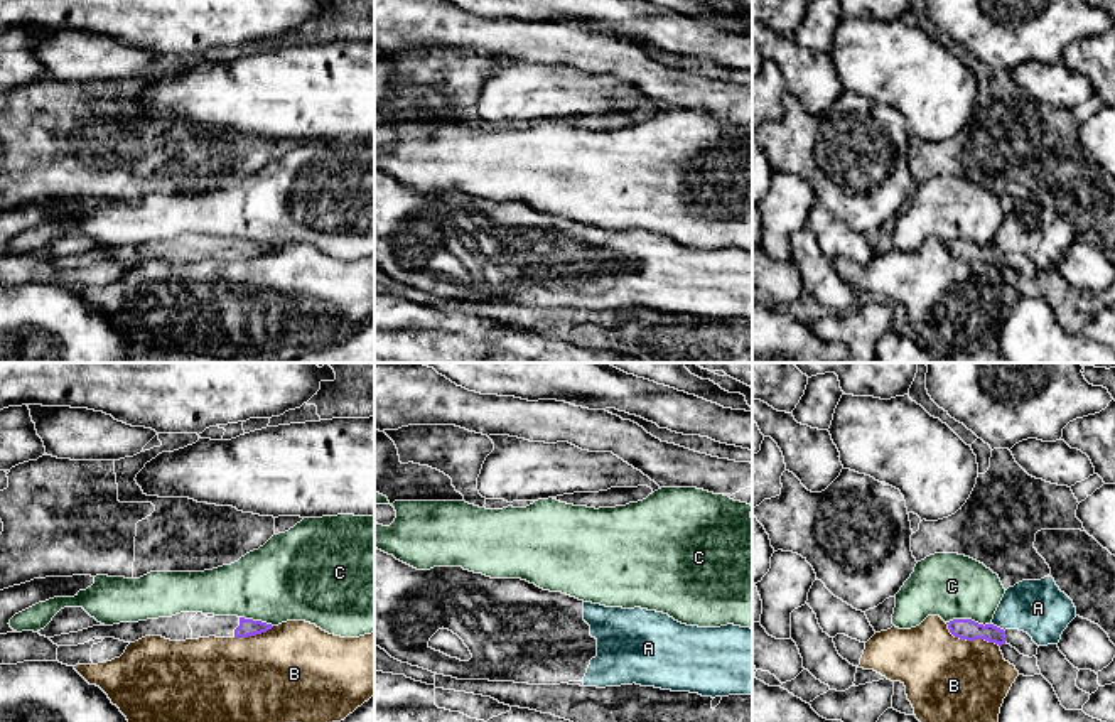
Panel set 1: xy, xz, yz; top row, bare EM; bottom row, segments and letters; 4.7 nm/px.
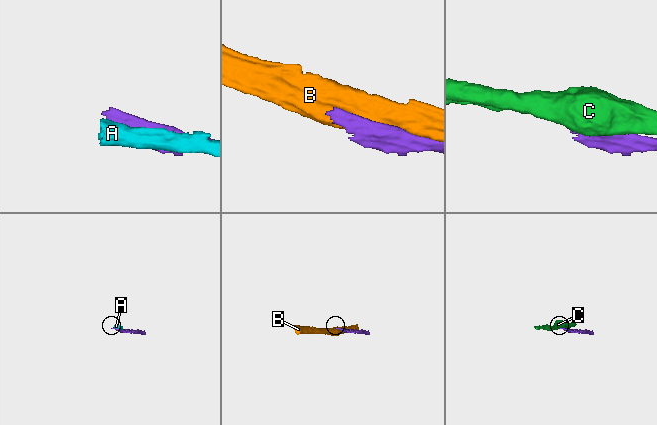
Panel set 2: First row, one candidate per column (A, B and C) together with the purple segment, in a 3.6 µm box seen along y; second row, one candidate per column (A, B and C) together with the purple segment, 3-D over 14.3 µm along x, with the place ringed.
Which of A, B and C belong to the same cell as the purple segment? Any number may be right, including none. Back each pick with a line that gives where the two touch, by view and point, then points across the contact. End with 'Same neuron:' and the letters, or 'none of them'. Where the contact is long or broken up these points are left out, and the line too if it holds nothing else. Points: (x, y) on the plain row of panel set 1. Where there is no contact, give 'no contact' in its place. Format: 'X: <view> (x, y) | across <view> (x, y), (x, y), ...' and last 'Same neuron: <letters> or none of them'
Same neuron: none of them

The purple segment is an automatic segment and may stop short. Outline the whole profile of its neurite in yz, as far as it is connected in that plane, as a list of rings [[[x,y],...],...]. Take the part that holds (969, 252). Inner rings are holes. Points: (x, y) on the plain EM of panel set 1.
[[[953,241],[946,246],[955,260],[967,261],[967,263],[985,261],[999,268],[1005,267],[1005,253],[994,246],[983,248],[972,241]]]

